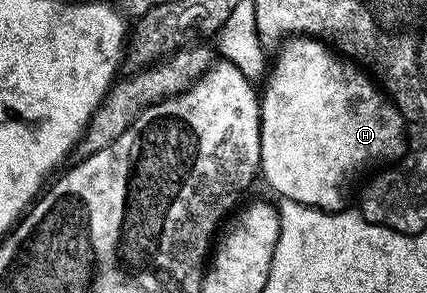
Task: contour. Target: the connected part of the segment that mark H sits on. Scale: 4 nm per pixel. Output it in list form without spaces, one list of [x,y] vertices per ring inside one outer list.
[[[291,37],[286,40],[278,48],[279,56],[274,57],[273,62],[269,67],[269,74],[266,76],[265,84],[267,83],[267,88],[262,88],[261,91],[261,106],[259,109],[259,128],[261,129],[261,157],[259,158],[259,166],[261,168],[261,179],[264,179],[265,182],[268,183],[269,186],[272,187],[273,190],[276,191],[276,196],[282,197],[284,199],[292,199],[293,201],[297,201],[301,205],[309,205],[310,207],[316,207],[317,209],[321,209],[322,211],[341,211],[344,210],[348,206],[347,203],[347,186],[350,185],[351,182],[354,181],[355,178],[358,177],[362,171],[367,171],[370,167],[379,167],[382,163],[391,163],[400,158],[404,154],[405,151],[405,120],[401,112],[399,112],[398,107],[395,106],[394,103],[391,102],[390,98],[380,88],[377,86],[376,80],[372,78],[370,74],[362,66],[356,65],[352,60],[336,53],[328,44],[318,40],[312,39],[310,37]]]

